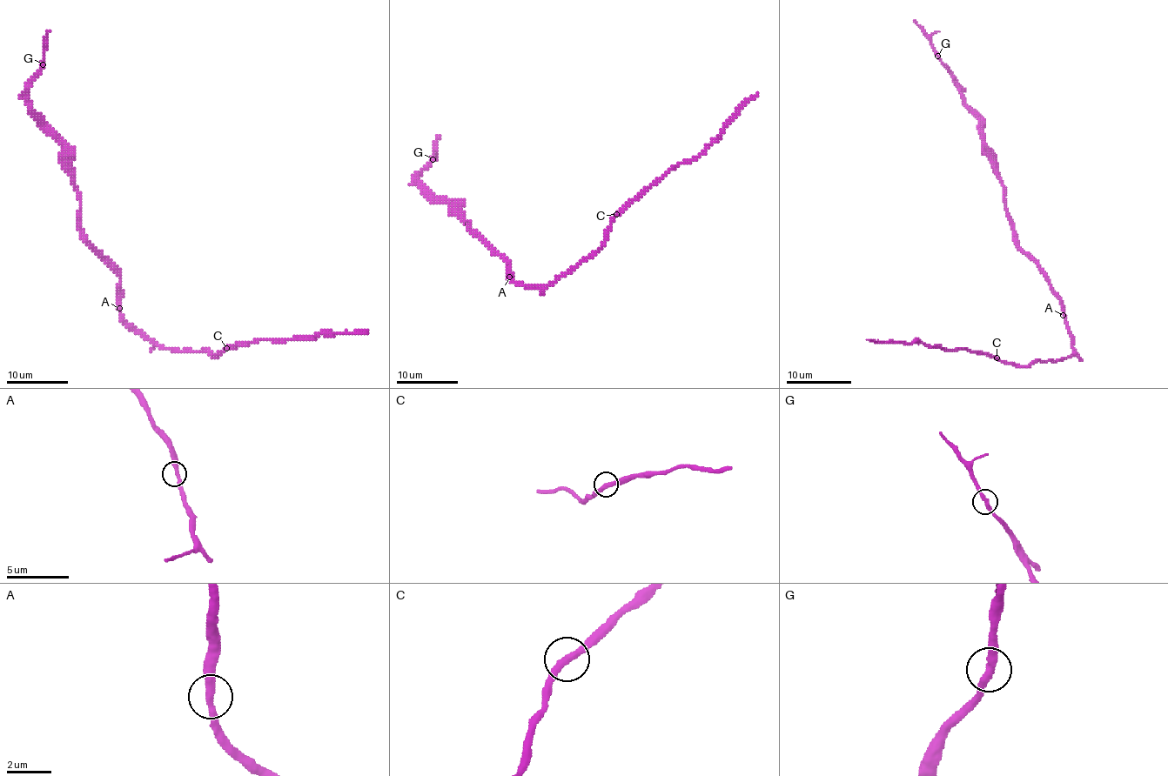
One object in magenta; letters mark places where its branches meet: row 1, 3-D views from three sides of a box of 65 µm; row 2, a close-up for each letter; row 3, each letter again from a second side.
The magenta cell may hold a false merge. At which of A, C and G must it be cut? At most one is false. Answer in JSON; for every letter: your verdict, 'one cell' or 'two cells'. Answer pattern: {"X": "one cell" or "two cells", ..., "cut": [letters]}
{"A": "one cell", "C": "one cell", "G": "one cell", "cut": []}

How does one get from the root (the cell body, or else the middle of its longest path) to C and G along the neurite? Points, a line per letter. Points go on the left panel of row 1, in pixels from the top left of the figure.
C: (119, 308), (119, 316), (125, 322), (168, 349), (208, 351), (217, 355), (226, 348)
G: (119, 308), (119, 274), (89, 243), (81, 227), (78, 189), (67, 150), (32, 110), (28, 83), (43, 63)

